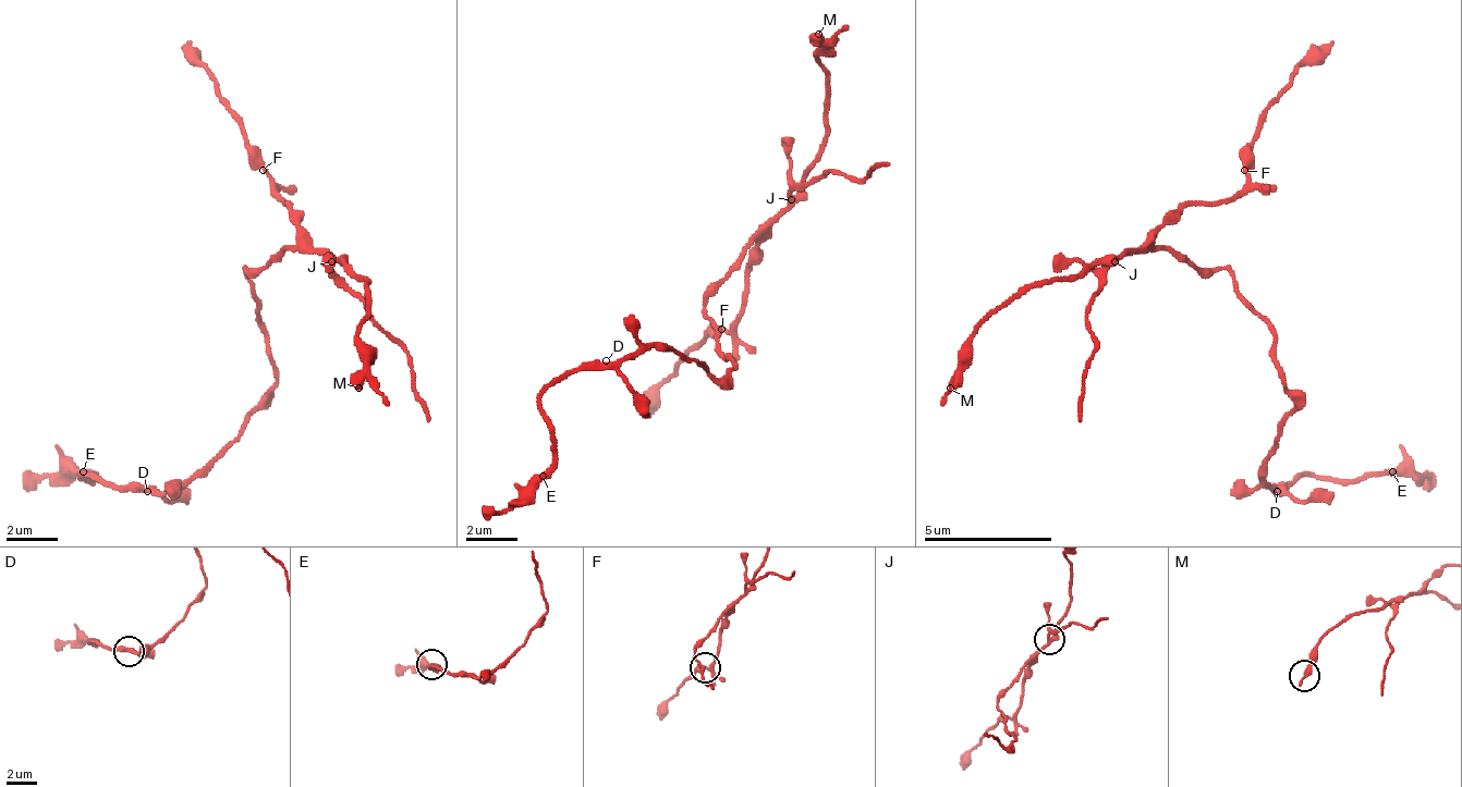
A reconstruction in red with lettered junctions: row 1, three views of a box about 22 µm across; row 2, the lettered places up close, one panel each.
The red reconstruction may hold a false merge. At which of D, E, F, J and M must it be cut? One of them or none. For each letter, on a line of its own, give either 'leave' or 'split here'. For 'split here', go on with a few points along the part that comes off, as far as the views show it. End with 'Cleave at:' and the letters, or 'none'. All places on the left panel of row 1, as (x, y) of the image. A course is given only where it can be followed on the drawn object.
D: leave
E: leave
F: leave
J: split here; course (333, 260), (372, 318), (410, 356), (429, 420)
M: leave
Cleave at: J

